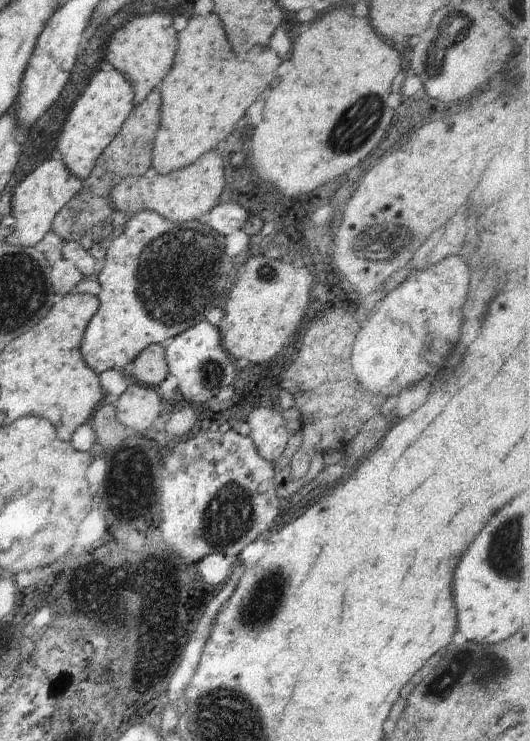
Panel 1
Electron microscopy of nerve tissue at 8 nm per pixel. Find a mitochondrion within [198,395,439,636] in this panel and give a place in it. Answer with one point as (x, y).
(266, 595)

